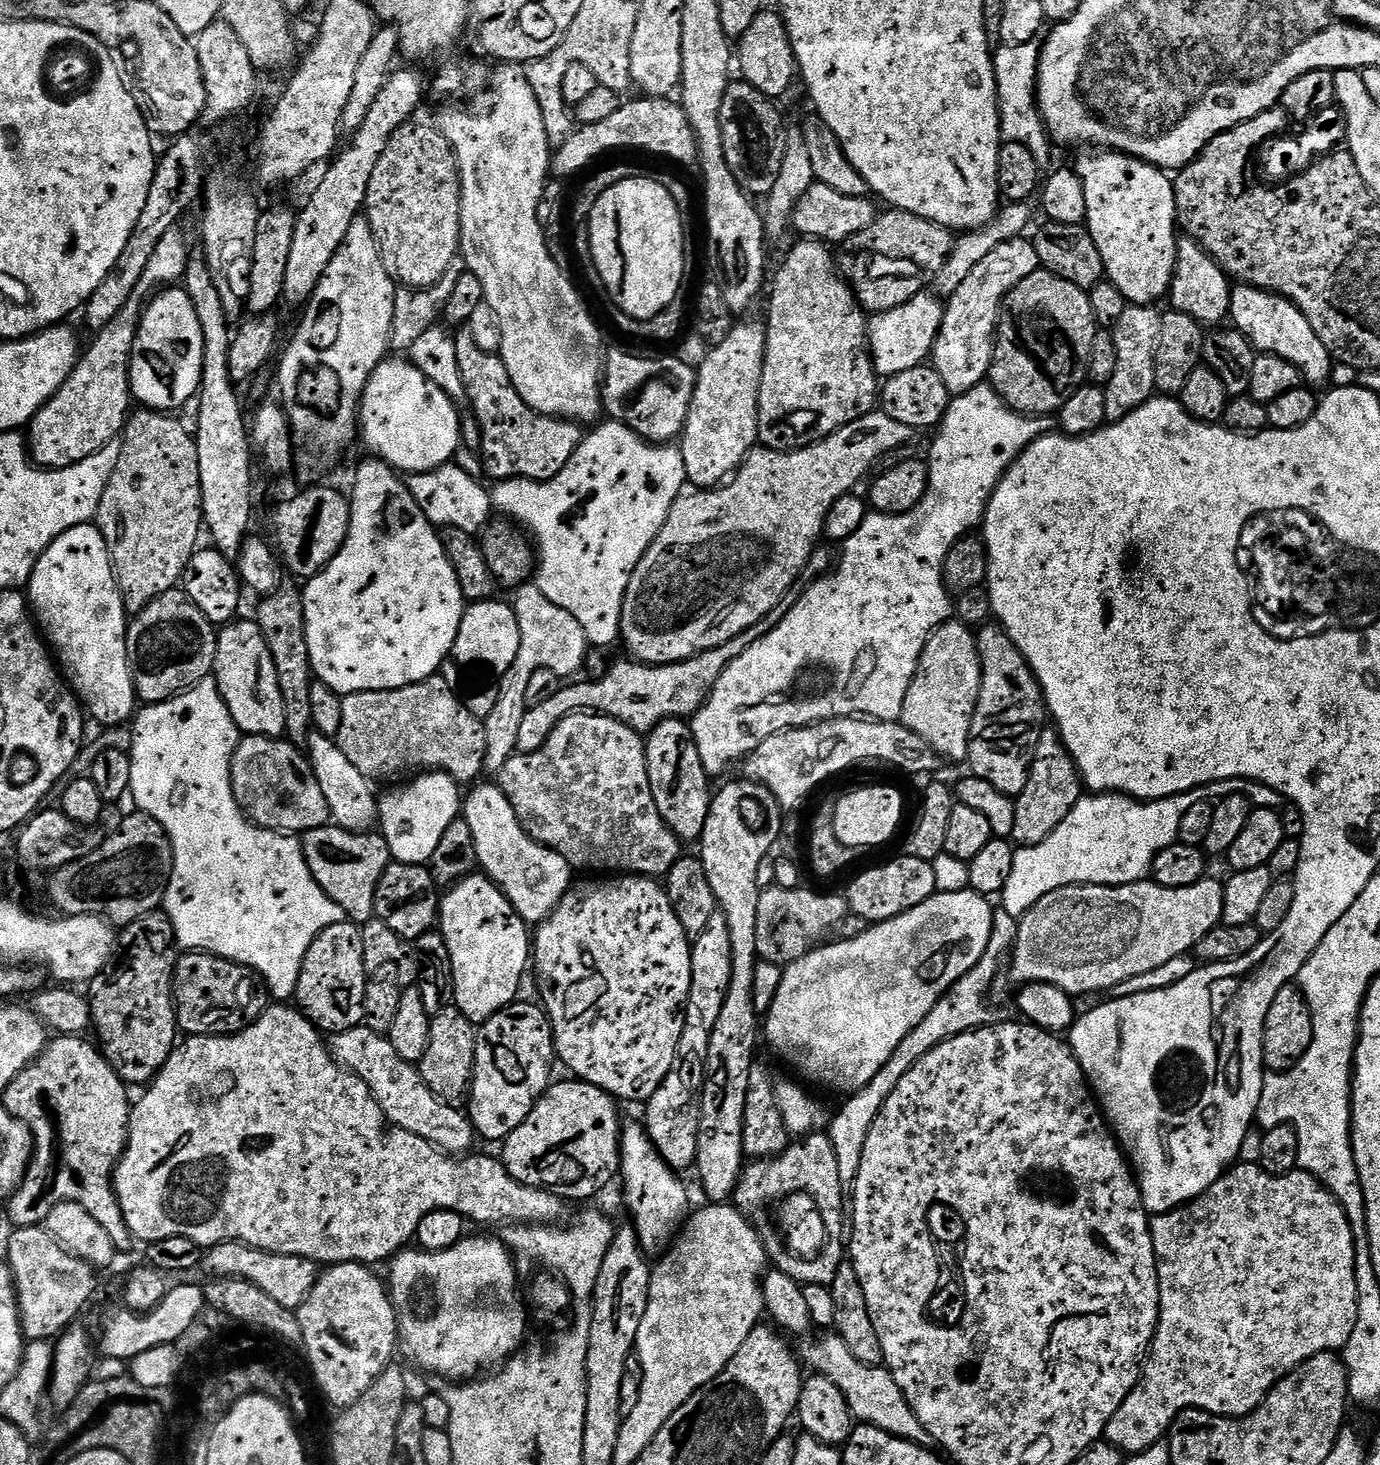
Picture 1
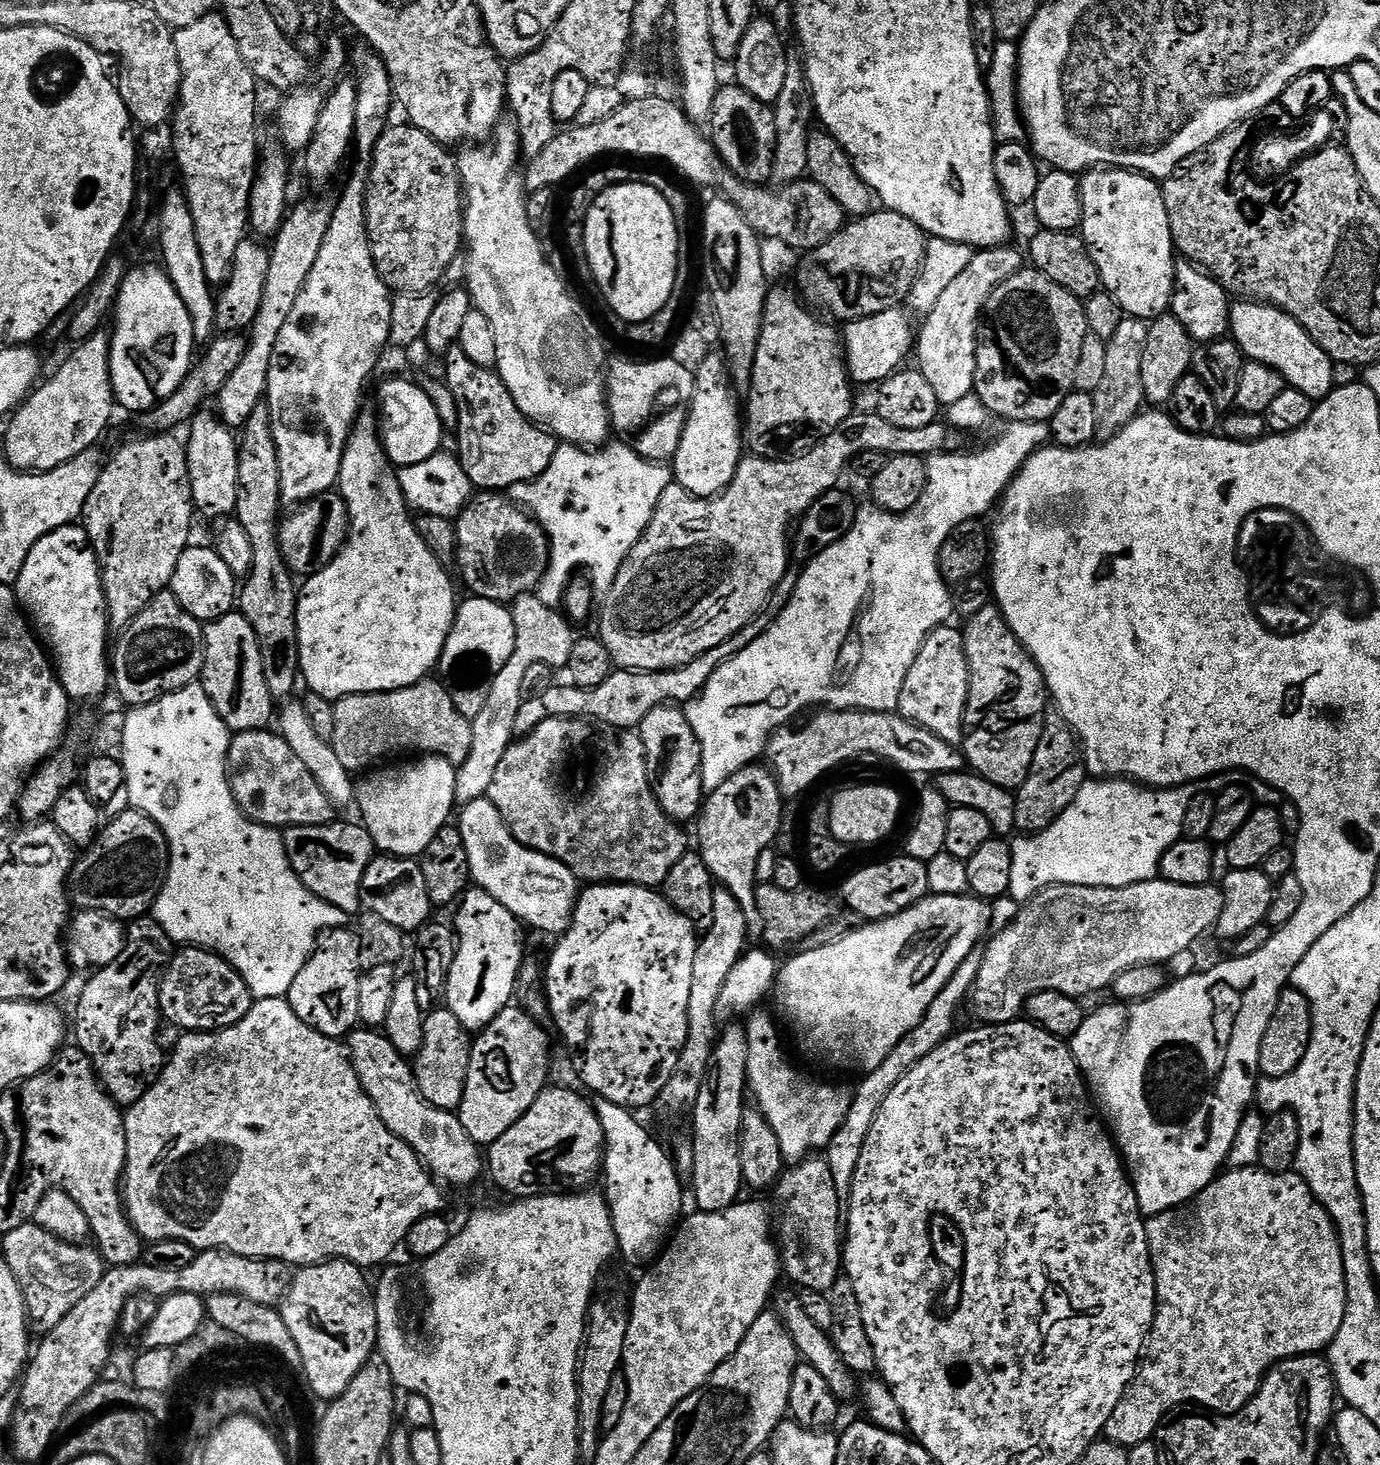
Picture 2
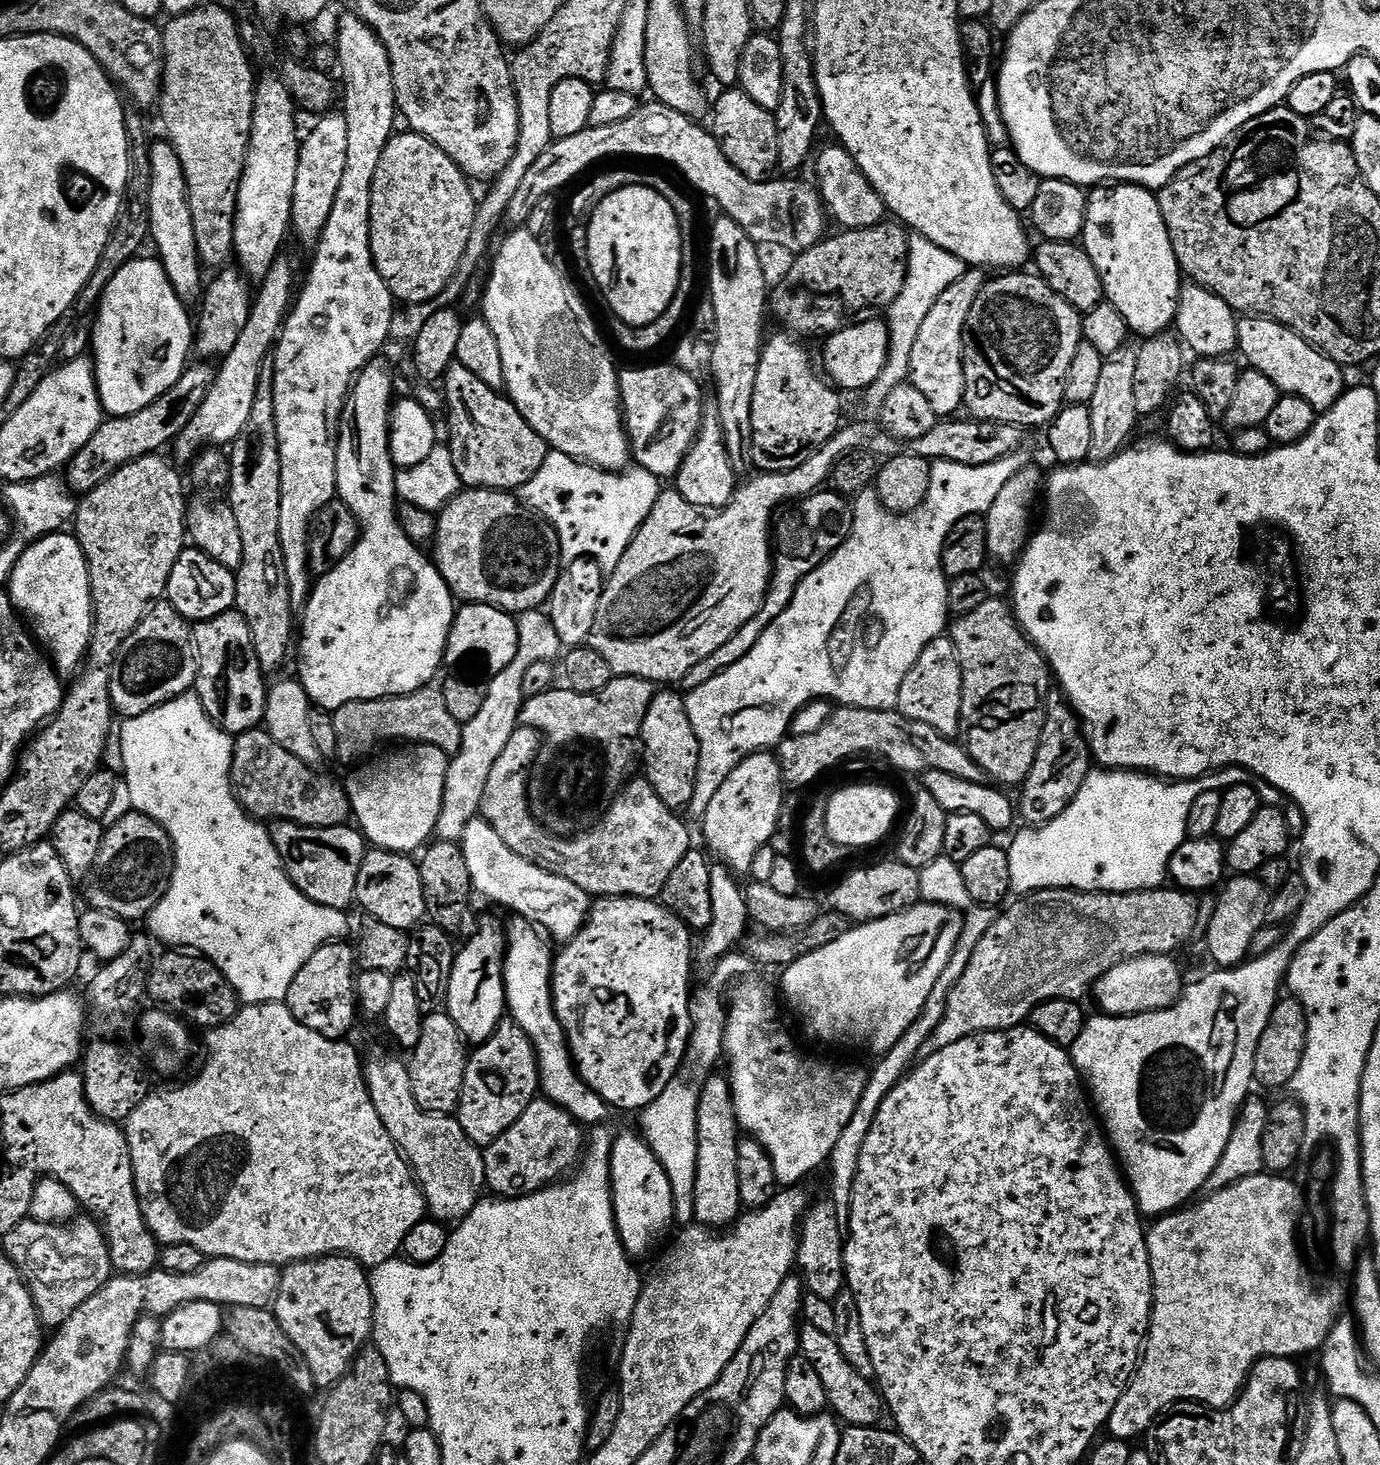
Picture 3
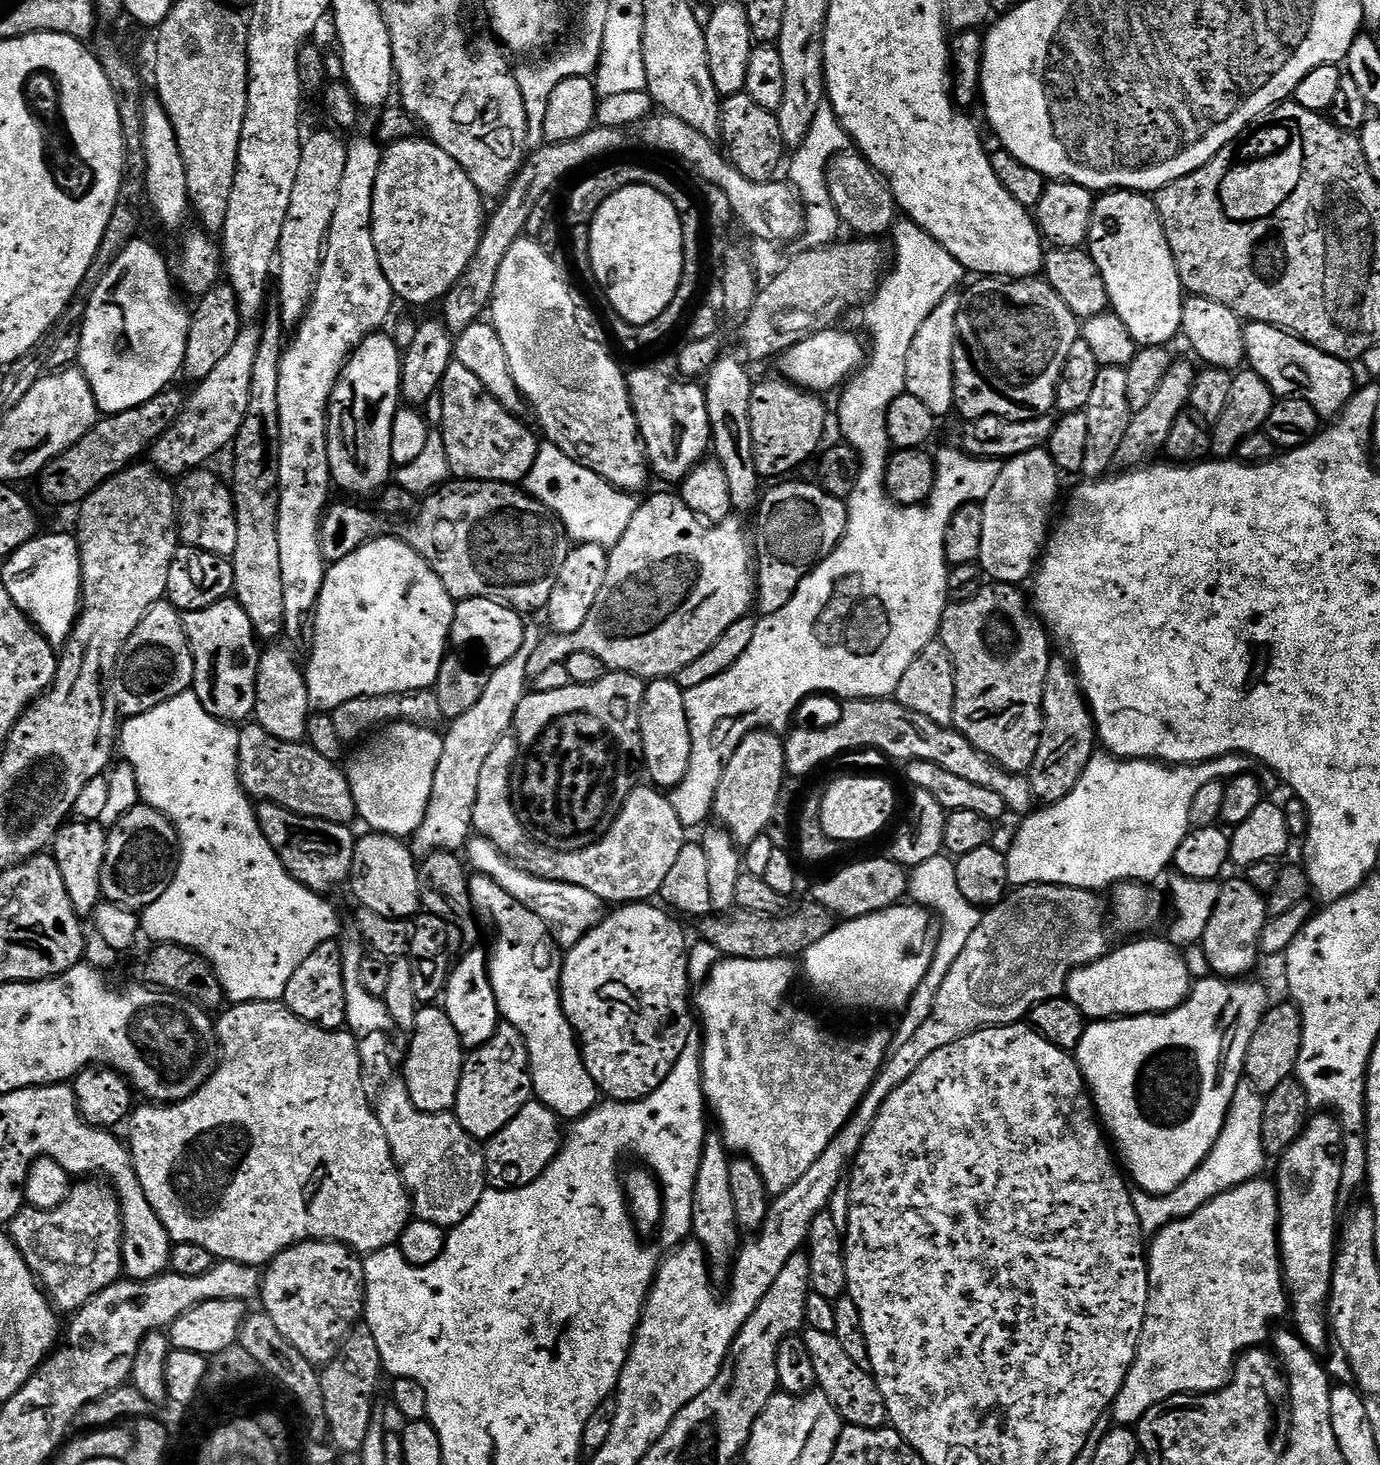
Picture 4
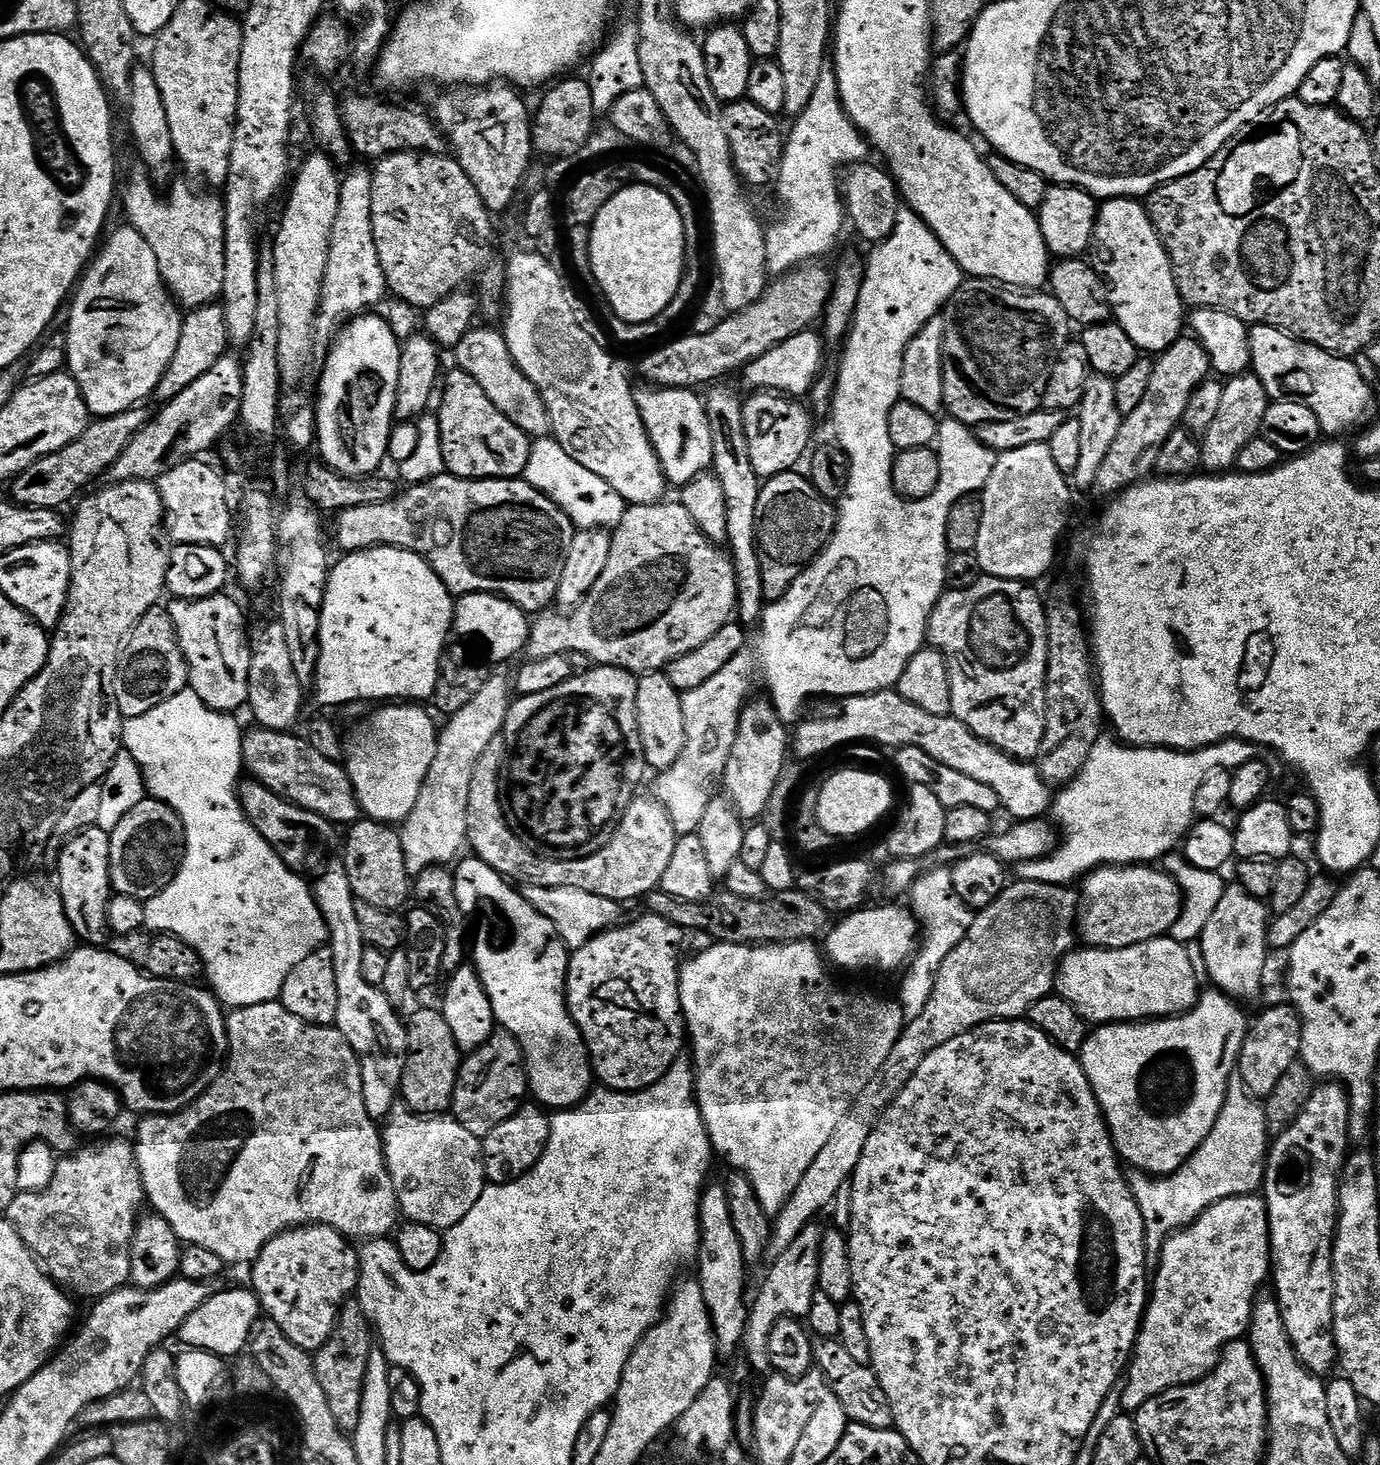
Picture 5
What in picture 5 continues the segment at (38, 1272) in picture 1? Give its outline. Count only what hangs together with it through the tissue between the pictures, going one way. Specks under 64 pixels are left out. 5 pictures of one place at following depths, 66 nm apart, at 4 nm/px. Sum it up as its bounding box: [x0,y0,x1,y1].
[6,1139,146,1298]

